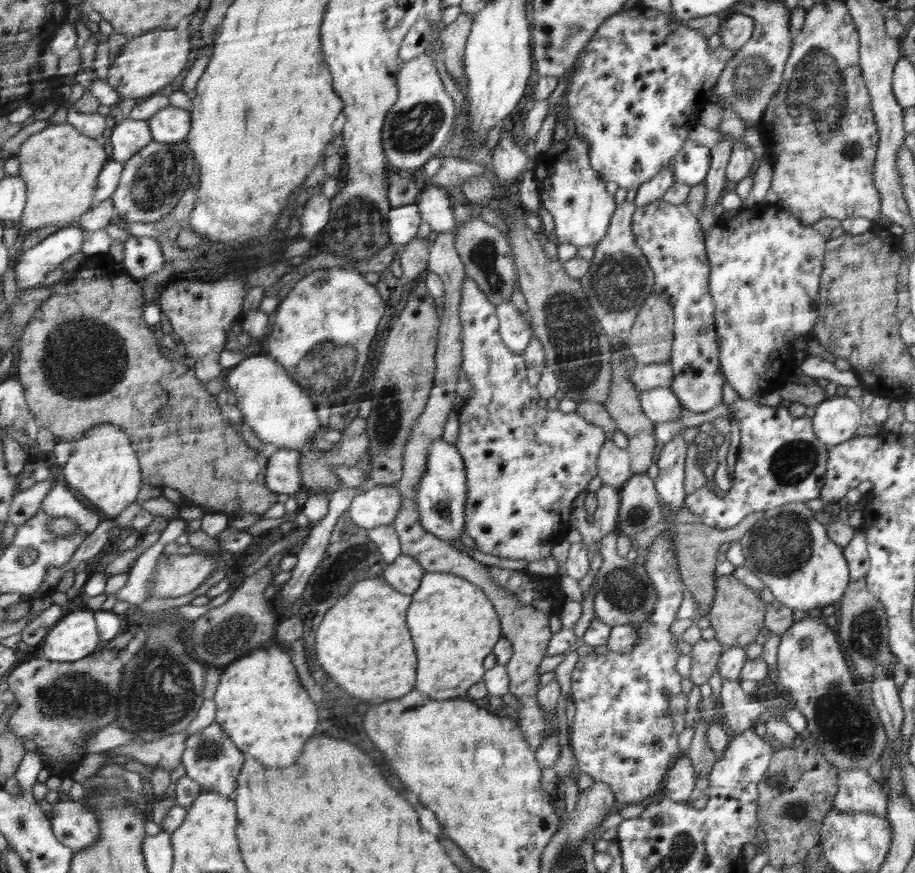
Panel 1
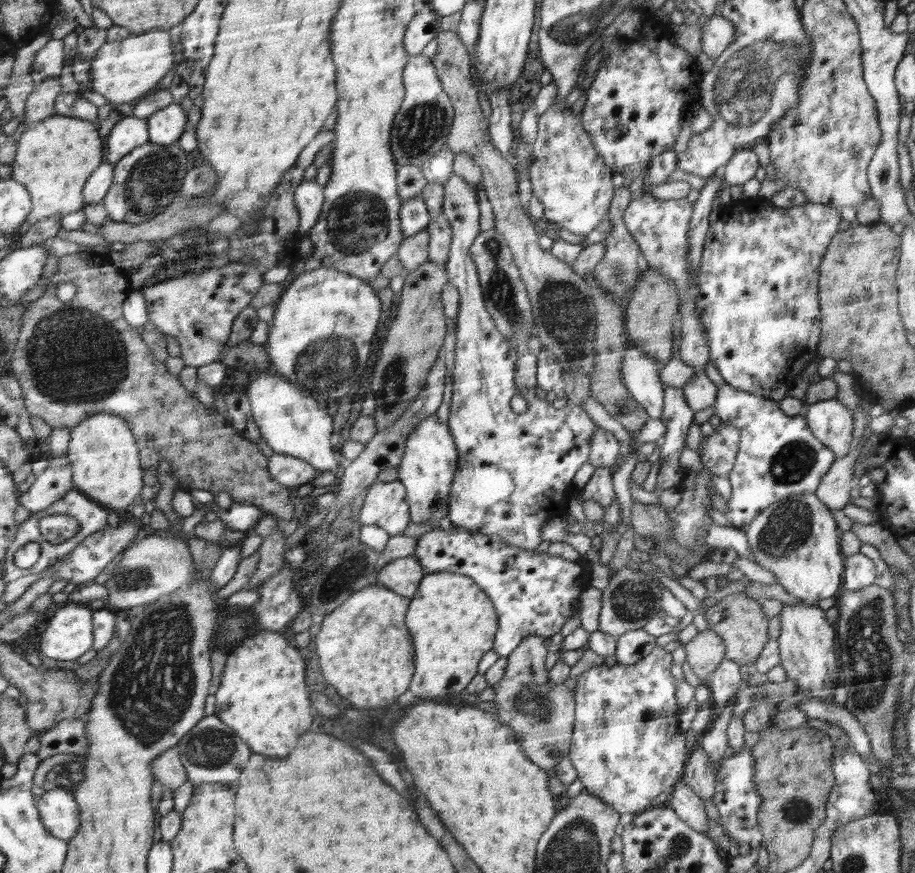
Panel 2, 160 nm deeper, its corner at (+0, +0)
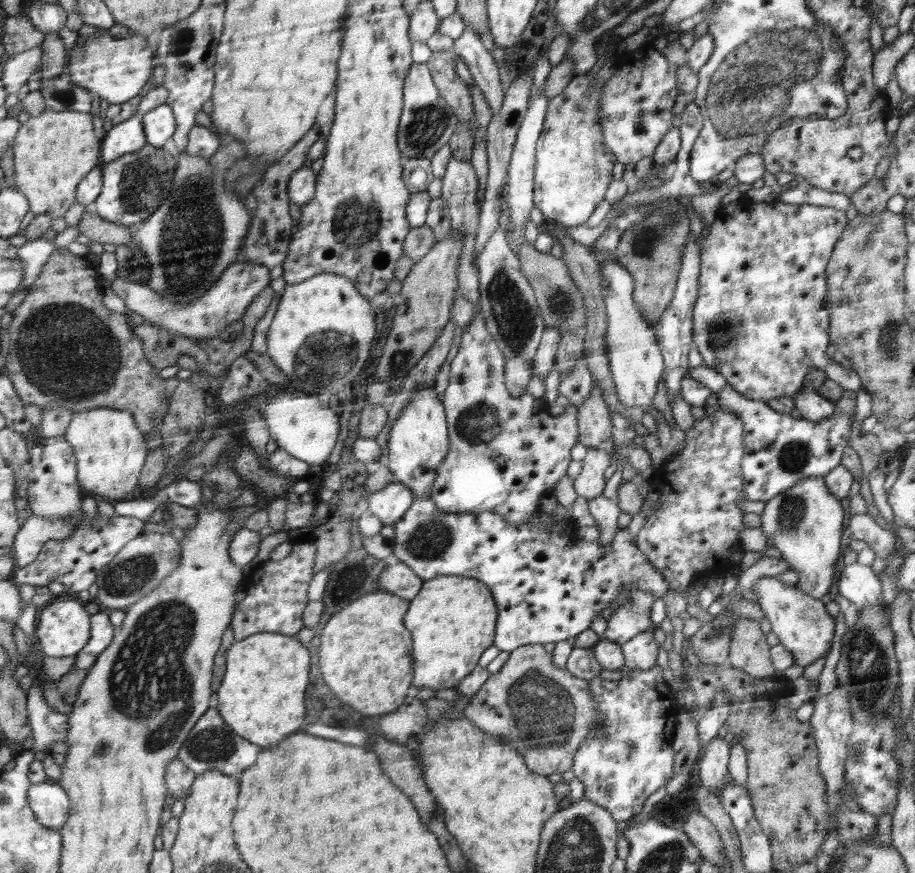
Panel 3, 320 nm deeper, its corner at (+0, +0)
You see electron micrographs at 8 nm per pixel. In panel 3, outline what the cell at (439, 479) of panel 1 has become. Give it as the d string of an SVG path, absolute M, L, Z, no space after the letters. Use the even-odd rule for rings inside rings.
M425 388L416 391L390 427L385 457L389 471L396 477L394 480L412 490L413 500L432 497L435 470L448 452L448 443L445 408L436 390Z

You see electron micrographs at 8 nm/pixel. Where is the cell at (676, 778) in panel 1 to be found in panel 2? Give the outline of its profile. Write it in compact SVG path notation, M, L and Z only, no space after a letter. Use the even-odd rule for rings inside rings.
M679 782L666 802L674 809L674 812L686 821L694 831L706 833L708 828L708 817L704 811L704 801L685 783Z

